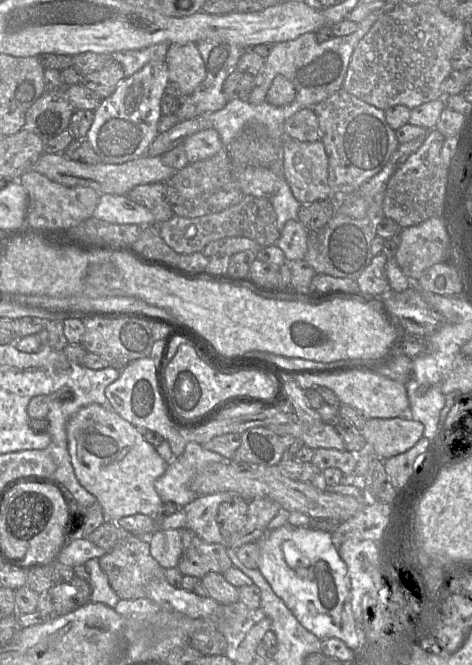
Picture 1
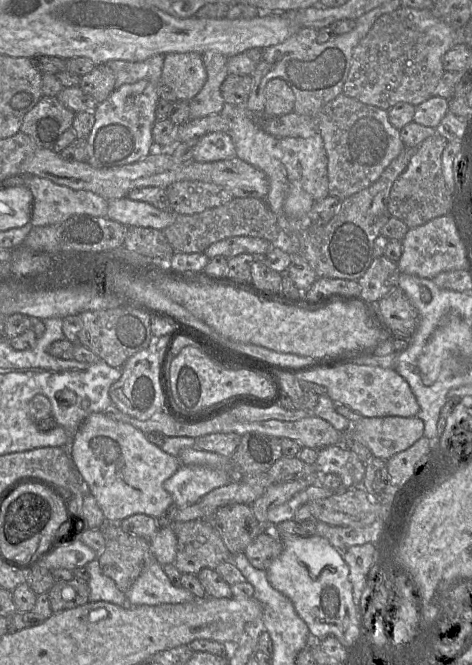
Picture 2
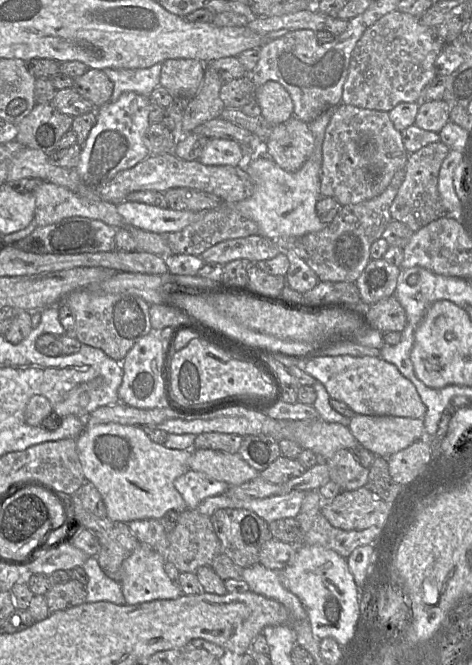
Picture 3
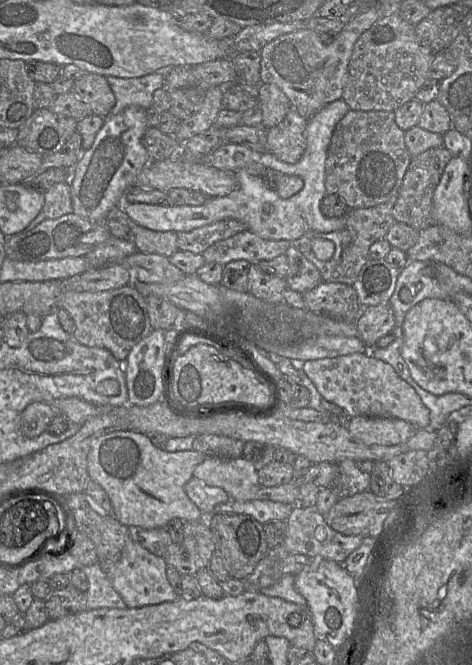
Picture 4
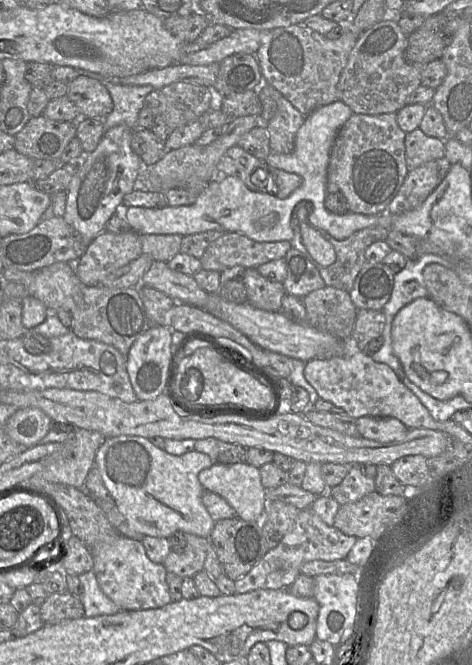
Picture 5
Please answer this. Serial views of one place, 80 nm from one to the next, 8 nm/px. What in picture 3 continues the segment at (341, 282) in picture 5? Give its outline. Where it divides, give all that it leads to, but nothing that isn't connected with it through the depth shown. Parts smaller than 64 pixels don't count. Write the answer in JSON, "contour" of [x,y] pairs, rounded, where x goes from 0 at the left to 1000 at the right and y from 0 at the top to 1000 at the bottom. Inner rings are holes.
{"contour":[[[852,253],[837,260],[826,277],[805,293],[756,307],[729,308],[686,344],[597,364],[629,379],[678,423],[752,426],[786,391],[786,368],[809,356],[831,331],[826,311],[856,268],[858,253]]]}

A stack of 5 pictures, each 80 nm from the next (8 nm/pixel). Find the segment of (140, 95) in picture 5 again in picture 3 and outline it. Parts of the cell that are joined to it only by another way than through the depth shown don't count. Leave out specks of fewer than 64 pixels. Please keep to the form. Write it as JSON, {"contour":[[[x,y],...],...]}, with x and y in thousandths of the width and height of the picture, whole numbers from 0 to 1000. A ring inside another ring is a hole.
{"contour":[[[343,95],[303,104],[220,104],[239,125],[239,141],[233,153],[246,153],[265,138],[286,138],[316,146],[339,128]]]}

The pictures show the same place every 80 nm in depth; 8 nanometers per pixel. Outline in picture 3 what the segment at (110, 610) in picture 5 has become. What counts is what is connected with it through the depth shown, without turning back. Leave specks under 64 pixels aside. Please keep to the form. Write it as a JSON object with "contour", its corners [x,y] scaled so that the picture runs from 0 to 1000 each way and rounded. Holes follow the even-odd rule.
{"contour":[[[189,838],[174,854],[186,866],[182,905],[229,904],[248,910],[267,908],[254,877],[216,859],[206,838]]]}

